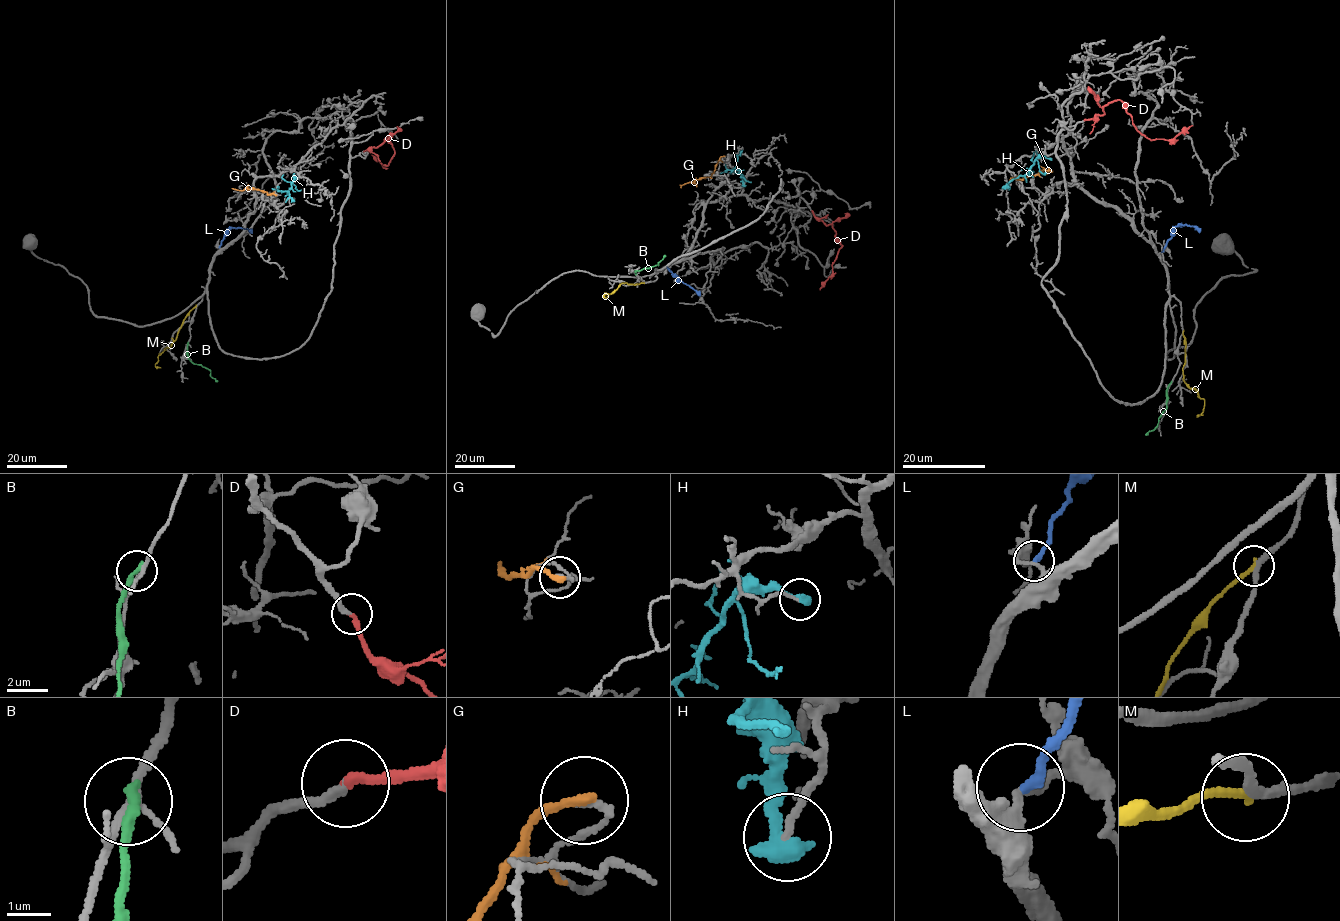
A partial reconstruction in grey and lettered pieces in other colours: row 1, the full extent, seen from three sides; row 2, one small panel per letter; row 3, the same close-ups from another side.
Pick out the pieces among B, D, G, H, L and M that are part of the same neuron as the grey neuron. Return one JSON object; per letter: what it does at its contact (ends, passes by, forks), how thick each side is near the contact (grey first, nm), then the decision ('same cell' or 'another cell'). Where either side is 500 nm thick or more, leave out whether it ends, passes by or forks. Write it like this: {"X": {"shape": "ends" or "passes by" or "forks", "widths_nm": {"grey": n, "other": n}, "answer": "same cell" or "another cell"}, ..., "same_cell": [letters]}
{"B": {"shape": "ends", "widths_nm": {"grey": 160, "other": 280}, "answer": "another cell"}, "D": {"shape": "ends", "widths_nm": {"grey": 220, "other": 240}, "answer": "same cell"}, "G": {"shape": "ends", "widths_nm": {"grey": 130, "other": 240}, "answer": "another cell"}, "H": {"widths_nm": {"grey": 140, "other": 500}, "answer": "another cell"}, "L": {"shape": "ends", "widths_nm": {"grey": 180, "other": 220}, "answer": "another cell"}, "M": {"shape": "ends", "widths_nm": {"grey": 220, "other": 200}, "answer": "another cell"}, "same_cell": ["D"]}

